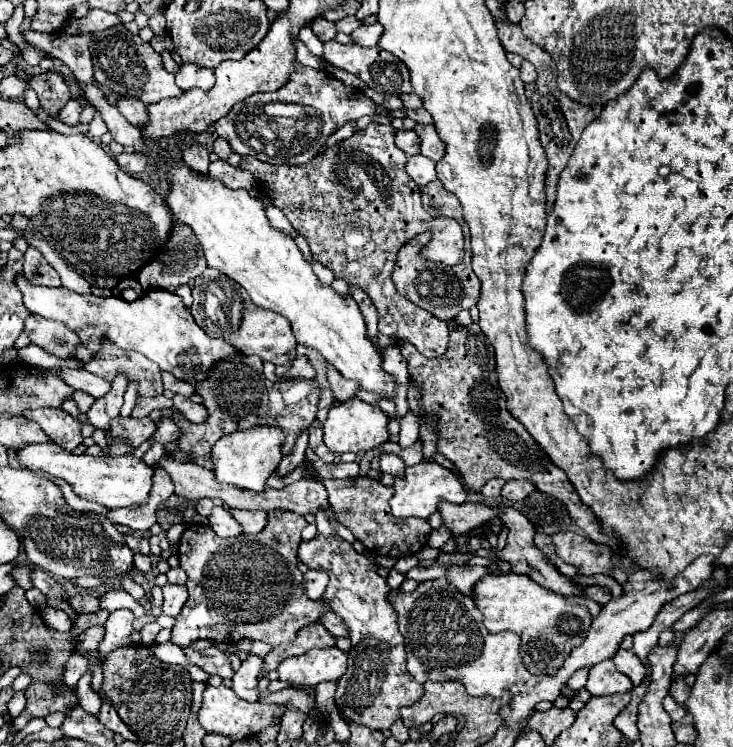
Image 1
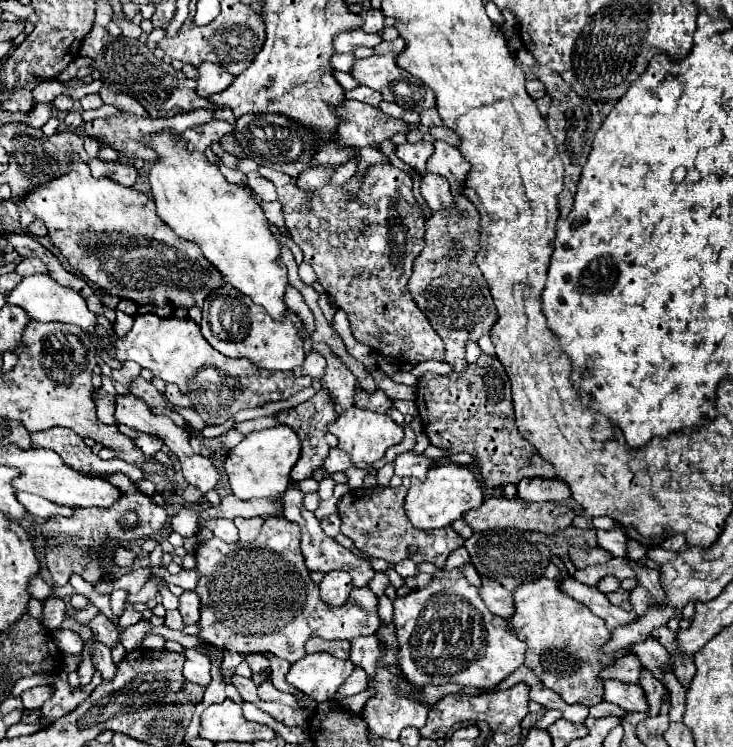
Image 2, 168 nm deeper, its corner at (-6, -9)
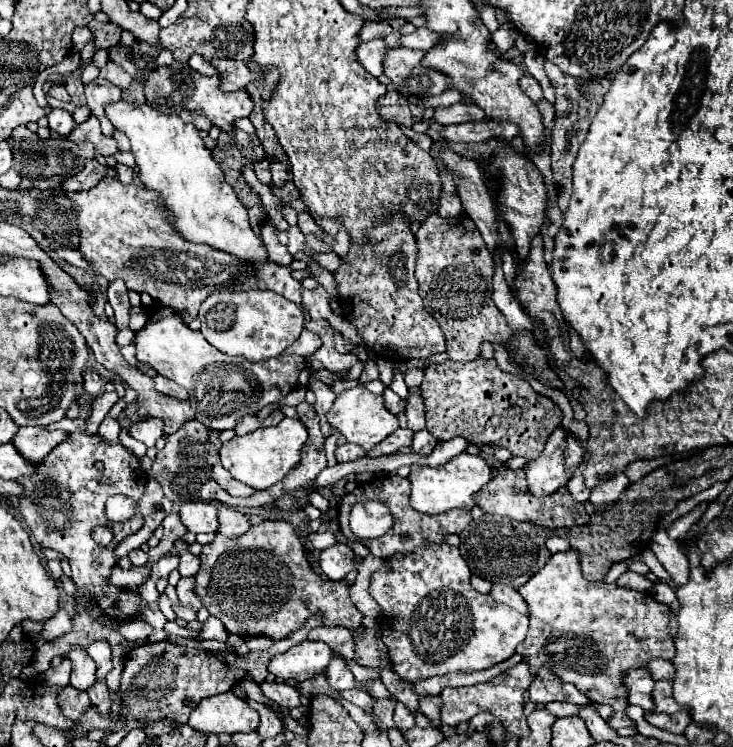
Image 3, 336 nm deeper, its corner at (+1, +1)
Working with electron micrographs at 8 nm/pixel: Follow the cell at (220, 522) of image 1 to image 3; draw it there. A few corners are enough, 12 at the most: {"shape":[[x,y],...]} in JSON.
{"shape":[[186,502],[178,510],[194,534],[218,530],[218,508],[208,502]]}

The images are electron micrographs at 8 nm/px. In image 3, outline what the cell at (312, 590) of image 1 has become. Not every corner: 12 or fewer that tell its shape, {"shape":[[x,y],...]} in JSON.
{"shape":[[344,542],[320,552],[320,568],[330,580],[354,570],[356,554]]}

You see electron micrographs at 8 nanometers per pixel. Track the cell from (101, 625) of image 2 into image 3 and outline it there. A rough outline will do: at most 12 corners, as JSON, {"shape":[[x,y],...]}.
{"shape":[[106,642],[88,650],[96,662],[96,678],[104,680],[112,670],[112,650]]}

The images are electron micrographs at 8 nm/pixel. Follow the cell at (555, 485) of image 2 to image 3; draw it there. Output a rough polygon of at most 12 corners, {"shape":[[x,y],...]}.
{"shape":[[558,426],[540,458],[522,468],[536,498],[570,480],[566,428]]}

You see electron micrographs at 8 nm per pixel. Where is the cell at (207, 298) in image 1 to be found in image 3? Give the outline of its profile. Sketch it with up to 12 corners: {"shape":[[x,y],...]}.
{"shape":[[270,290],[222,292],[198,312],[202,336],[262,362],[304,328]]}

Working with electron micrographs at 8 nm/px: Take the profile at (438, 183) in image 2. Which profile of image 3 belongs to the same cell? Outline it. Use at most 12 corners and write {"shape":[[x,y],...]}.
{"shape":[[442,192],[438,214],[456,218],[462,214],[460,198]]}

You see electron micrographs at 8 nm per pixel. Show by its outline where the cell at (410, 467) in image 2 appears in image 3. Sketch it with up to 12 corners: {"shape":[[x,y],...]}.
{"shape":[[428,430],[414,434],[412,448],[420,456],[434,450],[436,440]]}

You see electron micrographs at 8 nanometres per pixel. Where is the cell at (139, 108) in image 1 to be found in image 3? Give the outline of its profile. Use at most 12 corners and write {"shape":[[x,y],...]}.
{"shape":[[110,62],[100,76],[126,90],[132,76],[122,66]]}

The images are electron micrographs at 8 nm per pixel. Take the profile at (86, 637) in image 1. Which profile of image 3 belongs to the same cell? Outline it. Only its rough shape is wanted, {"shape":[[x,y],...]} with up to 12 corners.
{"shape":[[66,686],[60,700],[62,714],[80,720],[90,708],[88,694]]}

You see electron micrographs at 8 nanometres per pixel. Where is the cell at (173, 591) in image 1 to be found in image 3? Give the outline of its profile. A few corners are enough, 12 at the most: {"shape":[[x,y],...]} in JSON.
{"shape":[[180,578],[176,592],[182,606],[198,612],[202,600],[194,592],[194,578]]}

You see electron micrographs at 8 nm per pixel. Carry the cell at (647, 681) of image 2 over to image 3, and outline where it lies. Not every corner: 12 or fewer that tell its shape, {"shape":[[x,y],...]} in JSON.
{"shape":[[656,682],[654,712],[682,712],[686,706],[672,698],[672,682]]}

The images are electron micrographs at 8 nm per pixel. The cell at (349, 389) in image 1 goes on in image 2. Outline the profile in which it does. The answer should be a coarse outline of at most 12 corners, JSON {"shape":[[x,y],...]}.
{"shape":[[357,388],[357,408],[387,412],[393,402],[381,390]]}

